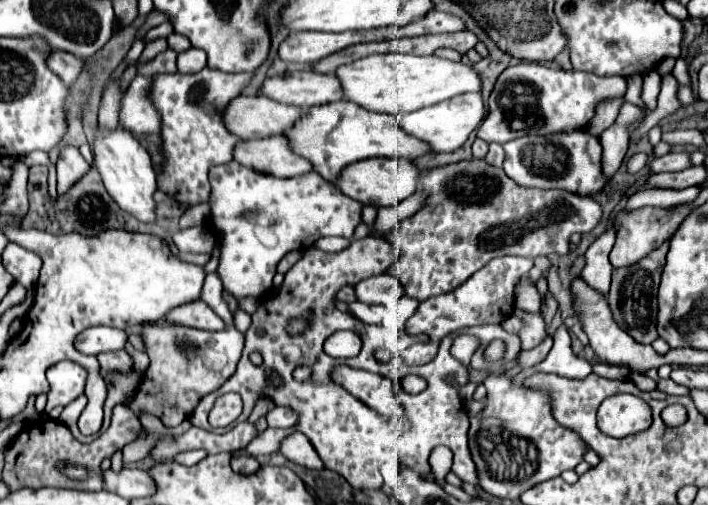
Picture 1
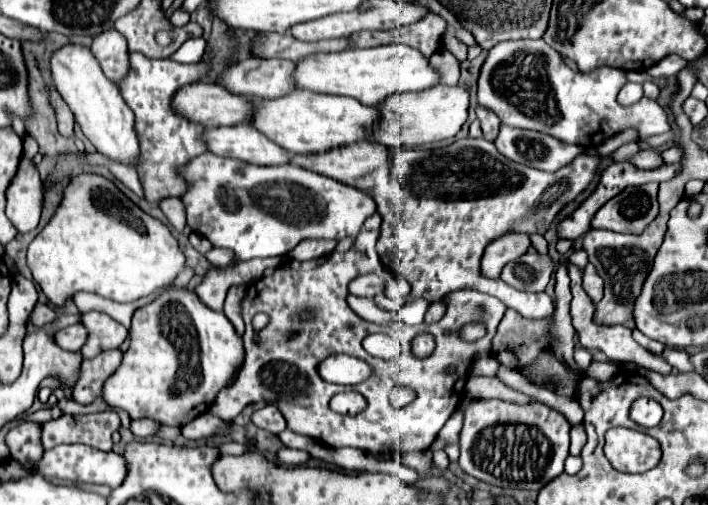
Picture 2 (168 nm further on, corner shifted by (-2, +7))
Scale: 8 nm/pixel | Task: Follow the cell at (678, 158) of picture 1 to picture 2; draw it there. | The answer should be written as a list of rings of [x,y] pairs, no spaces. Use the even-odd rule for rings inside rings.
[[[641,149],[637,155],[633,155],[629,159],[629,163],[635,165],[635,167],[639,167],[639,169],[653,169],[653,167],[659,167],[661,165],[661,157],[653,149],[647,149],[647,151]]]

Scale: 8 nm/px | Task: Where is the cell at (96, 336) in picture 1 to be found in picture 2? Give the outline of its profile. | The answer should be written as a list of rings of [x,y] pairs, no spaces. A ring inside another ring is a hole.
[[[79,323],[79,325],[71,325],[71,327],[65,327],[65,329],[59,329],[55,335],[53,335],[53,341],[61,347],[61,349],[67,349],[67,351],[79,351],[83,347],[87,339],[87,329]]]

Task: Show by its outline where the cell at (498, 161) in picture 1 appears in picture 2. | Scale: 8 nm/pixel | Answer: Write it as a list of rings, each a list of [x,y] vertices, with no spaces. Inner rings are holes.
[[[481,105],[475,107],[475,113],[477,113],[477,119],[481,121],[483,137],[489,139],[489,141],[493,141],[493,139],[495,139],[495,133],[499,131],[499,123],[501,123],[499,117],[497,117],[493,111],[489,111],[489,109],[481,107]]]

